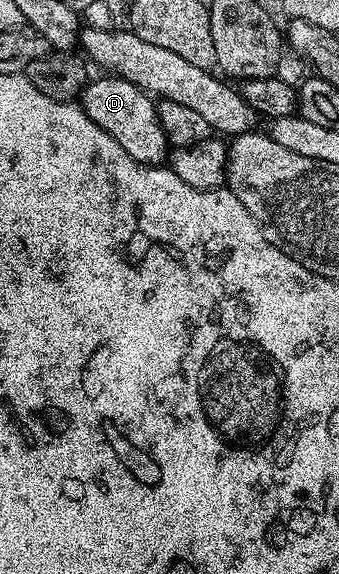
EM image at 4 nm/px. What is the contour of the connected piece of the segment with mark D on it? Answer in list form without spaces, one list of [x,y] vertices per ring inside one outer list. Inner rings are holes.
[[[105,74],[100,78],[104,79],[93,78],[78,96],[86,117],[110,133],[110,137],[114,137],[114,141],[118,141],[118,145],[122,145],[122,149],[134,157],[134,161],[149,165],[163,164],[169,158],[170,144],[168,134],[162,129],[162,121],[158,121],[157,100],[141,87],[117,75]]]

